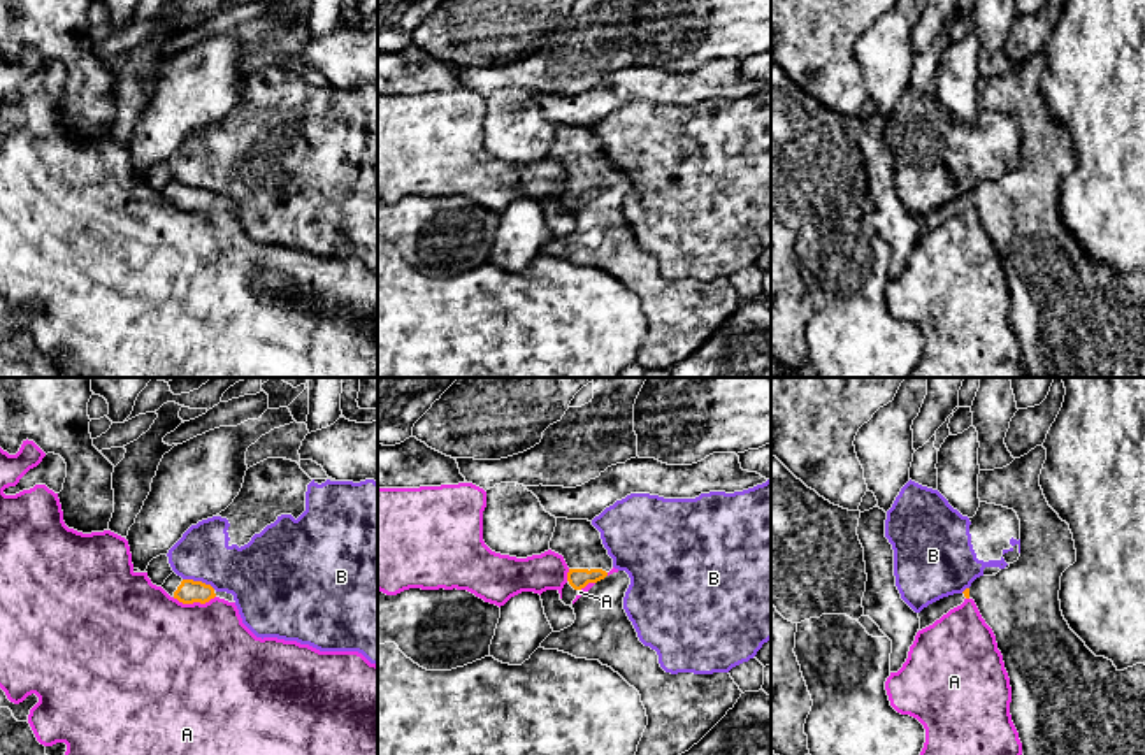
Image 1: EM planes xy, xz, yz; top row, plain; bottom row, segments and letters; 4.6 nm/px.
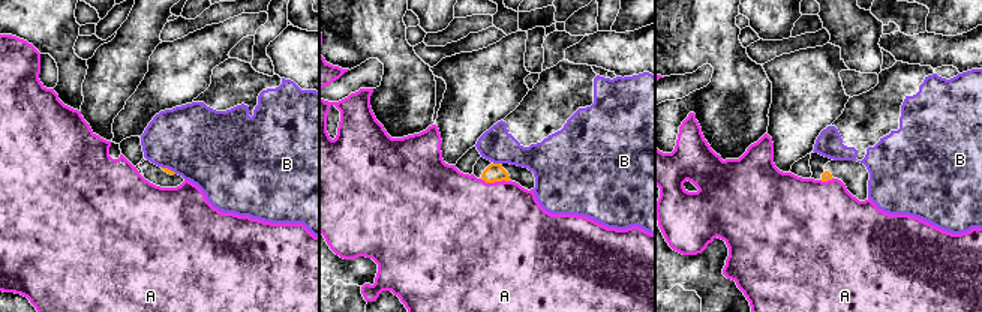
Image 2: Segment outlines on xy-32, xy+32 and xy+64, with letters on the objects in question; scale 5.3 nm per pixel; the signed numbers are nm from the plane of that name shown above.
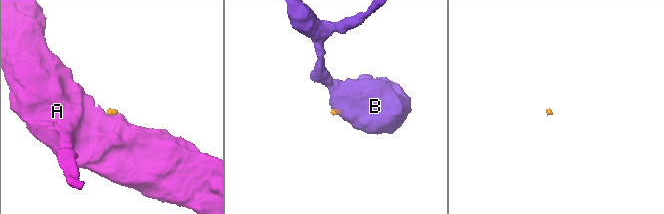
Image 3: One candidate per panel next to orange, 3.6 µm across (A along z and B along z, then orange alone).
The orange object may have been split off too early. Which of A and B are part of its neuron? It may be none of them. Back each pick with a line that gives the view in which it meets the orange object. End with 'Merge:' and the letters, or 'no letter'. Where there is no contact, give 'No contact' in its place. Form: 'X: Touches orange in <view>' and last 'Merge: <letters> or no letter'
Merge: no letter

